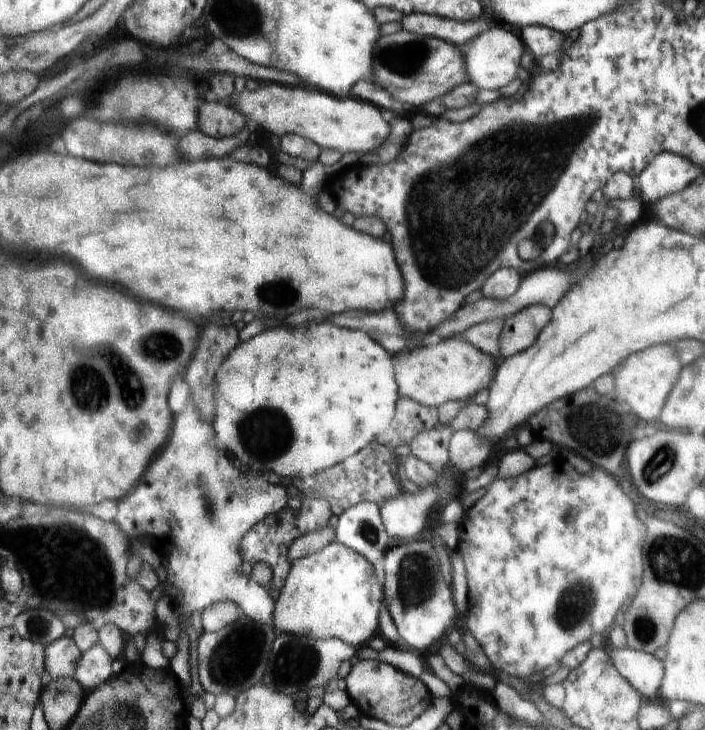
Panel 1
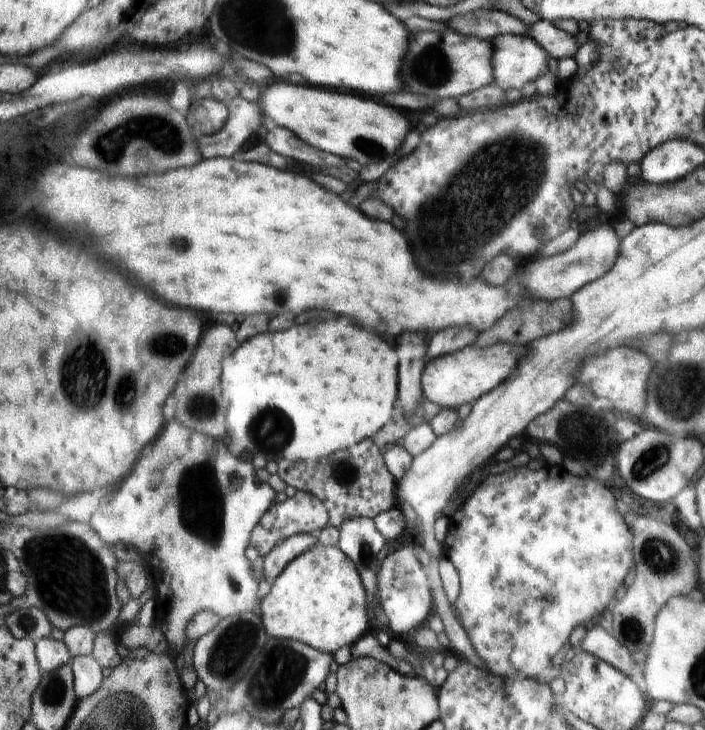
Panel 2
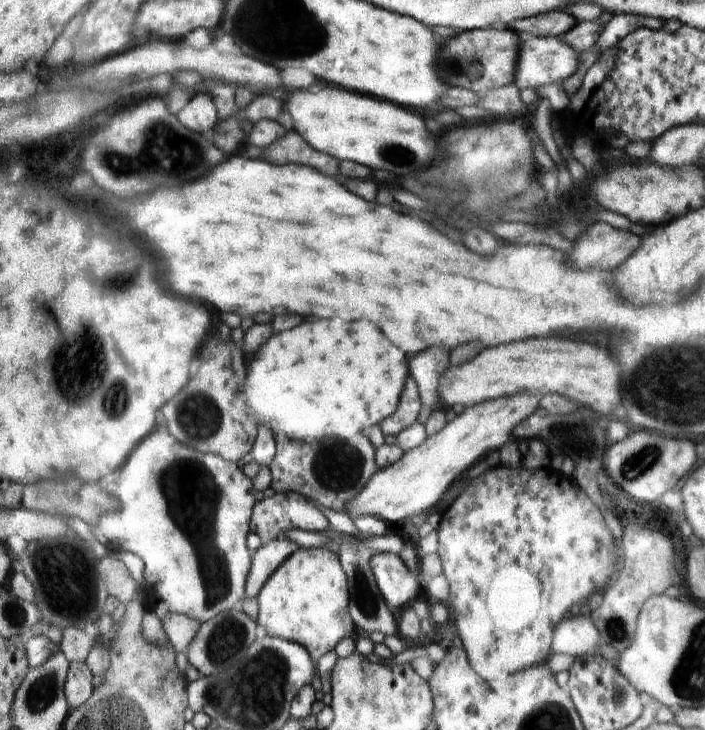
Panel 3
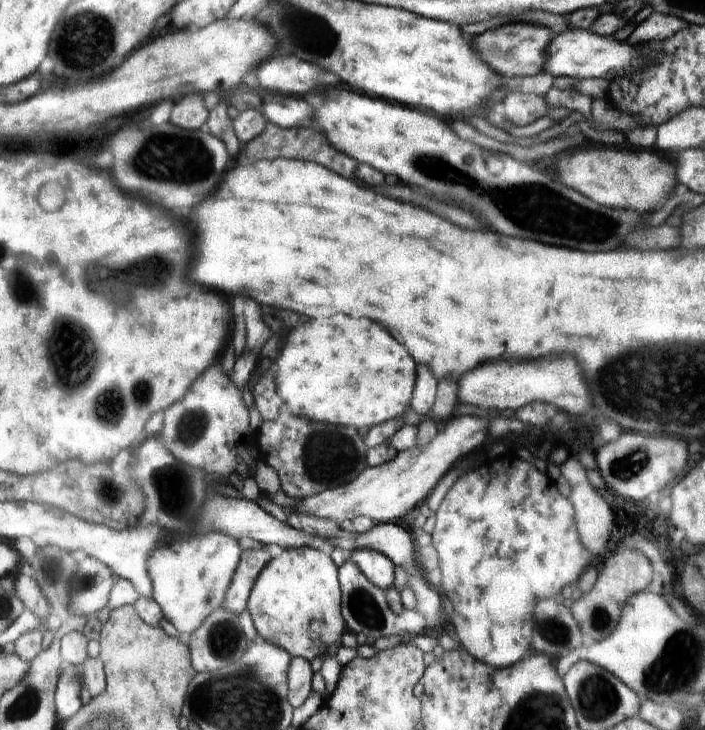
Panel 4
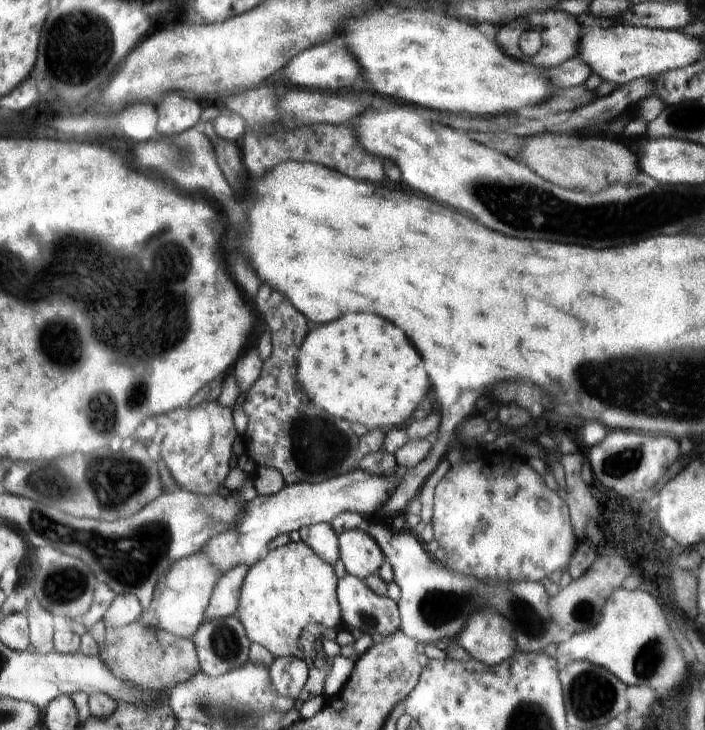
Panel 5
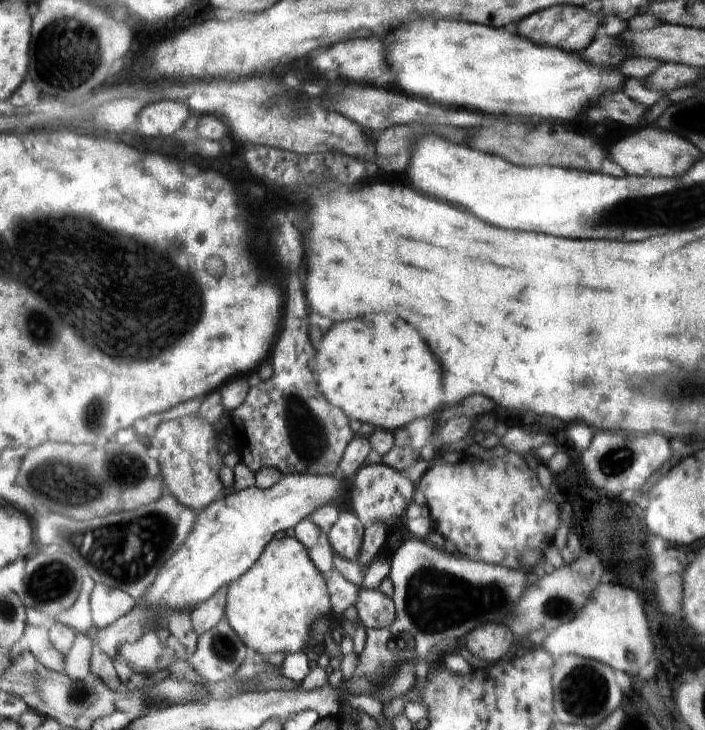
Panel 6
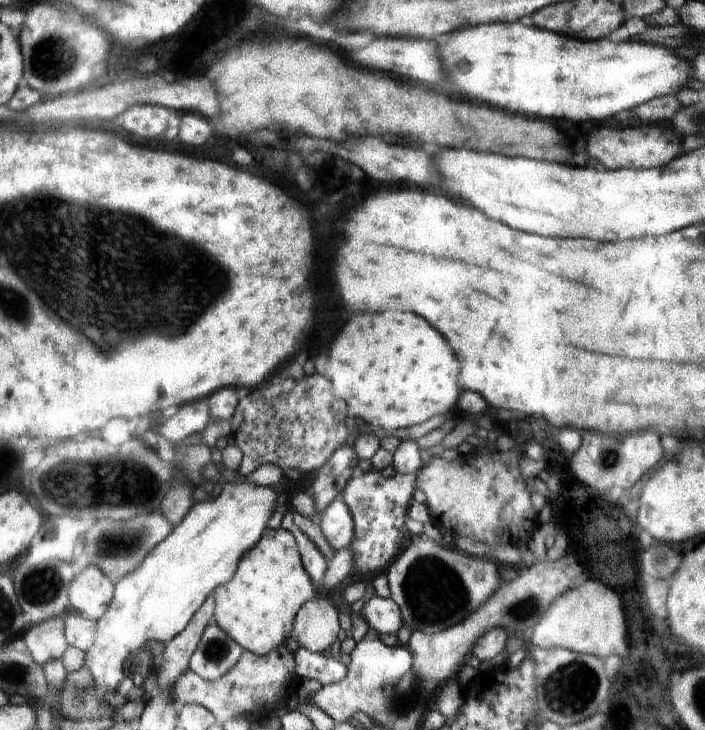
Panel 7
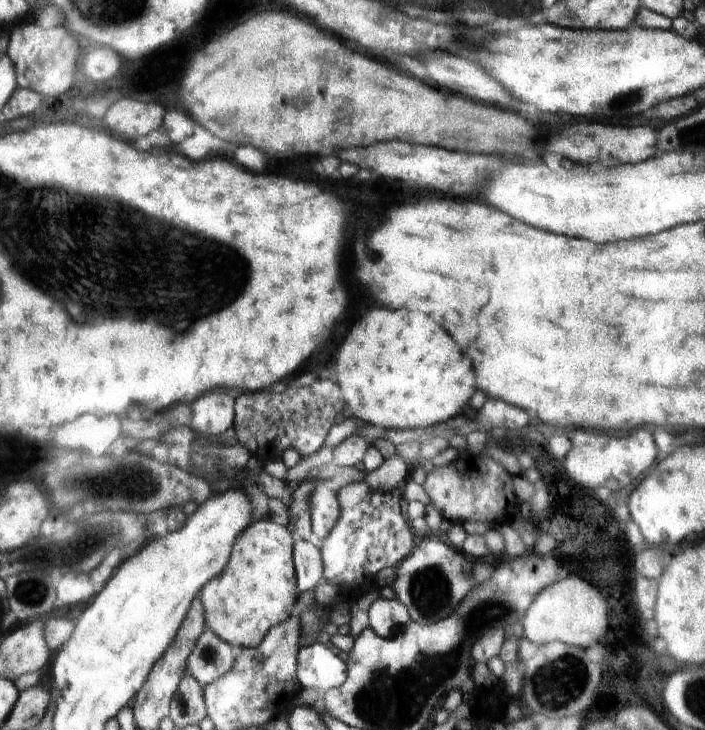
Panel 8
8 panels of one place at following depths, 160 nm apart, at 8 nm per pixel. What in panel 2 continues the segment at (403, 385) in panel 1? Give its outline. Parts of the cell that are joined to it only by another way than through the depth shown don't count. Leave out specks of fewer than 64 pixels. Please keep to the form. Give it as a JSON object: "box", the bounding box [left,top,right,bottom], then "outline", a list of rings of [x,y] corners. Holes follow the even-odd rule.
{"box":[423,344,524,409],"outline":[[[495,344],[489,347],[477,347],[472,345],[468,348],[464,347],[456,352],[433,358],[427,363],[426,370],[423,374],[423,394],[430,402],[434,402],[434,404],[438,404],[438,406],[458,409],[463,404],[478,400],[478,397],[490,393],[492,389],[495,389],[498,385],[506,381],[507,378],[514,373],[514,370],[518,368],[520,358],[523,360],[523,356],[520,356],[520,352],[524,352],[524,350],[518,348],[518,346],[510,346],[510,344]]]}

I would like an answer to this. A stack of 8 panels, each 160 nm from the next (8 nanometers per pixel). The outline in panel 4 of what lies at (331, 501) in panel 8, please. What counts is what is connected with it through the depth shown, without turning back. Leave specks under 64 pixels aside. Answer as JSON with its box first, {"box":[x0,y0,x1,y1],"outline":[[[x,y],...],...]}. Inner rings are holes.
{"box":[349,548,395,591],"outline":[[[358,548],[349,553],[349,559],[382,591],[393,587],[395,564],[386,555],[370,548]]]}

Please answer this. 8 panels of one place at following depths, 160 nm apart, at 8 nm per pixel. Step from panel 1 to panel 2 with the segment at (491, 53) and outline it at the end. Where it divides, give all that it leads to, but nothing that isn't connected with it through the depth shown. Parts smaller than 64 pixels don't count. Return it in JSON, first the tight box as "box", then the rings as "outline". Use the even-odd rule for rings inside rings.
{"box":[490,34,554,91],"outline":[[[505,34],[490,40],[494,48],[492,66],[494,82],[502,91],[520,89],[544,74],[554,70],[554,60],[528,35]]]}

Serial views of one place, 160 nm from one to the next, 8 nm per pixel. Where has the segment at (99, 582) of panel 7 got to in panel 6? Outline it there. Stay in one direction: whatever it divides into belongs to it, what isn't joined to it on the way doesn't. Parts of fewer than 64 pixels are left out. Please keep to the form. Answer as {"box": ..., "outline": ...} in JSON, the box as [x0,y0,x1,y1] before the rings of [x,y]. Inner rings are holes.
{"box":[89,584,137,629],"outline":[[[98,584],[92,590],[89,600],[91,619],[94,626],[105,629],[130,612],[137,602],[123,590]]]}

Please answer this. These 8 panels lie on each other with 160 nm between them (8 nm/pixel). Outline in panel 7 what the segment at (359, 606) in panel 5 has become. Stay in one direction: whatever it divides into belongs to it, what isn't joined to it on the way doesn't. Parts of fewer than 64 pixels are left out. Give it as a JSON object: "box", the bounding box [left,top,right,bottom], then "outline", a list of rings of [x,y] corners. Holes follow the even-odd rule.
{"box":[361,594,402,640],"outline":[[[374,594],[364,603],[361,614],[370,628],[379,630],[387,639],[395,640],[401,629],[402,619],[401,610],[391,597],[384,598]]]}

